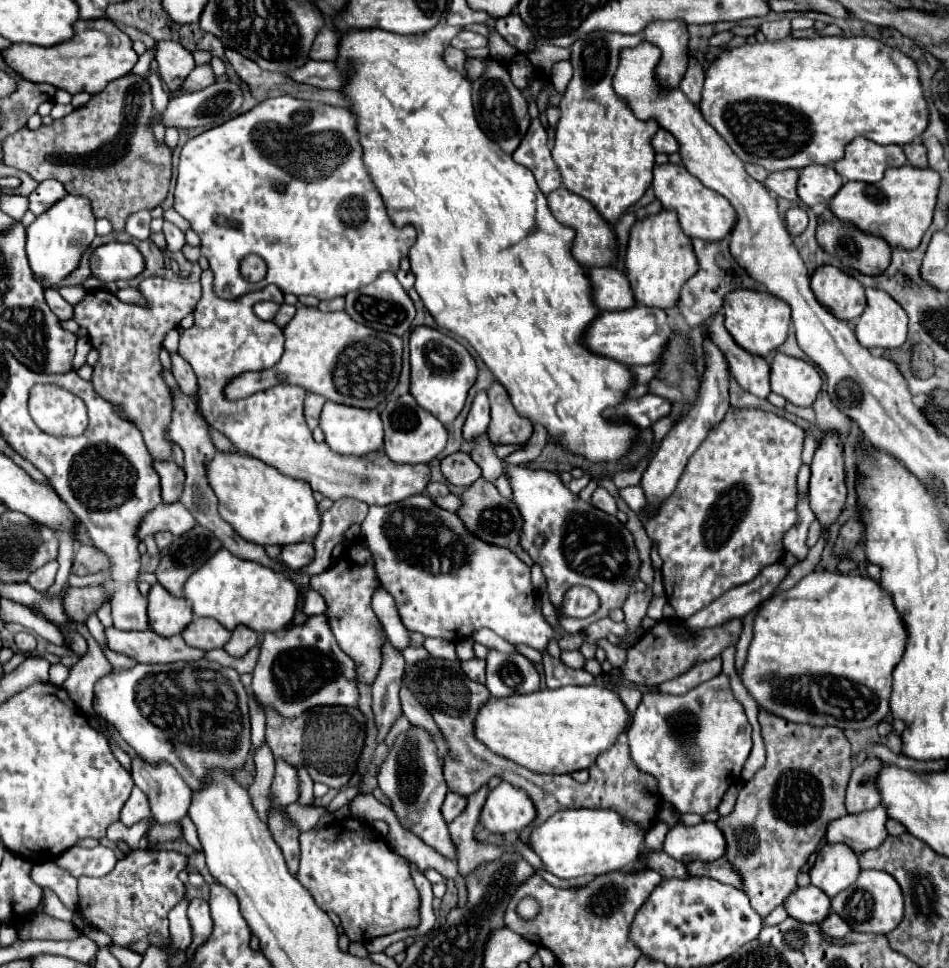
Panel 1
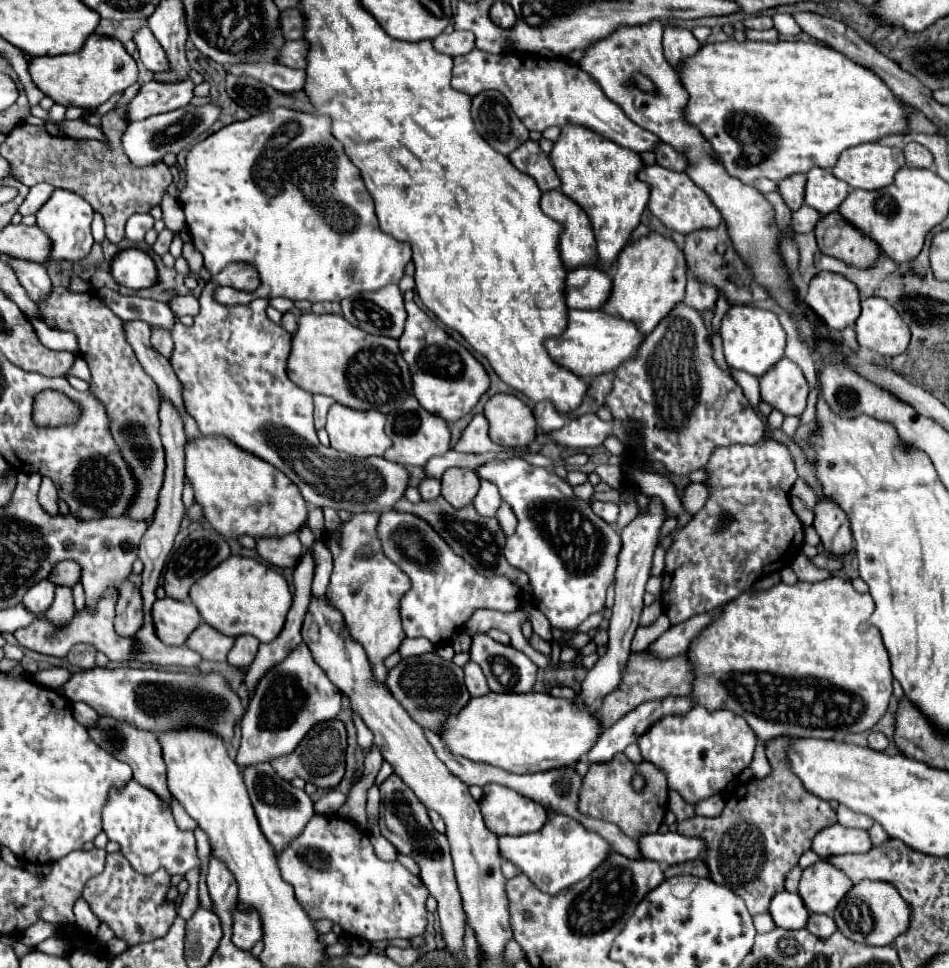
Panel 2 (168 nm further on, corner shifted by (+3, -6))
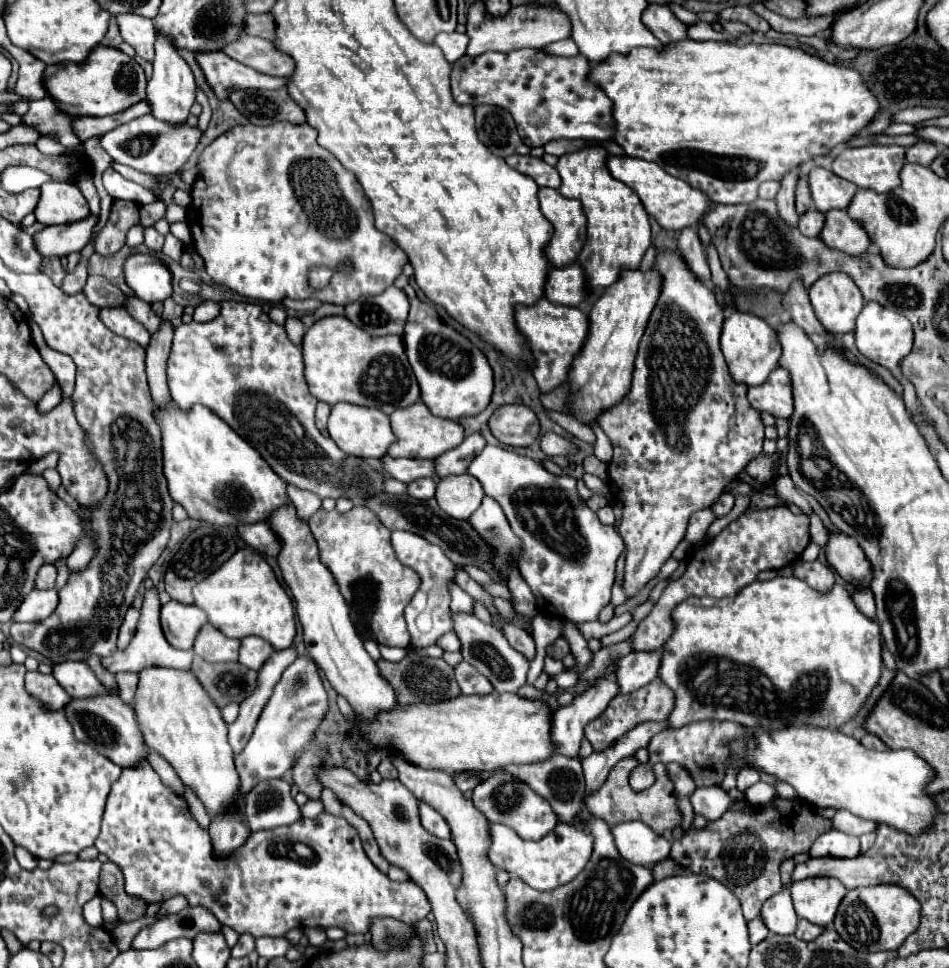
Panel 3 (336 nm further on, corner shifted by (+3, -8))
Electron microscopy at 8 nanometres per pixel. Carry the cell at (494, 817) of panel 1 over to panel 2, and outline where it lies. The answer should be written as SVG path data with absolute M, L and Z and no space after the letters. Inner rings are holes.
M496 783L484 787L480 809L484 823L498 837L534 833L548 819L542 805L536 805L536 801Z

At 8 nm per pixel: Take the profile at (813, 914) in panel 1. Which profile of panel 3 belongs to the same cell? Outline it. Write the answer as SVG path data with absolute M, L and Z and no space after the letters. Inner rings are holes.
M782 889L774 897L770 897L768 903L764 903L762 921L766 923L770 933L776 933L776 935L792 935L796 931L798 915L792 907L790 891Z

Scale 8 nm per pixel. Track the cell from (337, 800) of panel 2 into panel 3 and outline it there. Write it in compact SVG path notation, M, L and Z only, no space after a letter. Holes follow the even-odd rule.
M308 801L306 805L300 807L300 813L302 813L302 817L314 819L314 817L318 817L322 813L322 803L320 801Z

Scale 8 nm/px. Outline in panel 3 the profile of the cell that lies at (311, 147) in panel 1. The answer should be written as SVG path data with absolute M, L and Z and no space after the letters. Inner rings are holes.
M274 123L268 127L258 127L258 125L238 125L230 131L226 131L224 135L220 135L212 145L208 145L204 149L204 153L200 155L200 163L198 163L198 179L192 185L192 205L188 207L190 219L190 231L192 231L192 239L194 239L194 249L198 251L198 255L204 259L206 263L206 271L208 275L214 279L214 283L218 285L226 285L228 289L236 291L238 295L246 295L252 299L264 299L264 301L274 301L278 303L284 297L290 299L320 299L322 303L332 303L332 305L348 305L354 303L360 297L368 297L368 295L378 295L380 291L384 291L386 287L390 287L394 283L394 279L402 273L402 267L408 263L406 253L384 233L380 233L374 227L374 215L372 215L372 207L370 201L364 197L364 191L360 187L360 183L356 181L356 177L346 171L340 161L326 151L324 147L320 147L316 143L316 129L312 129L308 123L302 125L292 125L292 123ZM342 261L350 261L352 263L352 271L346 273L334 273L332 281L328 283L328 287L324 289L312 289L308 285L308 271L312 267L328 267L328 269L336 269Z

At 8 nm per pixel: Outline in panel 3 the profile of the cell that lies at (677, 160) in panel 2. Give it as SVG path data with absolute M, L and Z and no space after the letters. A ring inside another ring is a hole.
M753 32L748 35L759 40L747 43L747 39L743 39L741 43L740 39L735 42L684 39L680 43L664 45L662 51L658 51L654 47L640 47L640 49L632 49L628 55L610 55L608 61L594 63L590 67L590 73L588 73L588 79L594 85L598 85L614 103L612 105L614 141L624 149L624 153L630 155L630 157L638 157L638 159L658 163L668 175L672 175L676 179L682 179L682 181L690 183L692 187L704 191L708 195L708 199L712 199L712 203L724 203L724 205L752 203L758 195L760 183L764 183L768 179L780 181L784 177L784 173L788 173L790 169L794 169L800 163L808 161L810 157L828 155L836 145L848 141L852 135L862 131L874 119L874 115L878 113L876 97L868 91L868 87L864 87L864 83L862 83L862 79L856 71L846 69L846 67L838 67L838 65L830 65L830 63L822 61L816 55L804 53L802 49L776 45L776 43L764 43L758 33Z

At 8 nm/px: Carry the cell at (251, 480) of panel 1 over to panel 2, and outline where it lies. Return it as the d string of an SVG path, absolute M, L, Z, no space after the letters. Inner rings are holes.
M200 437L186 443L186 477L194 487L196 501L204 507L206 521L224 537L286 537L306 525L308 507L300 497L300 489L284 473L222 437ZM272 527L276 533L272 533Z

